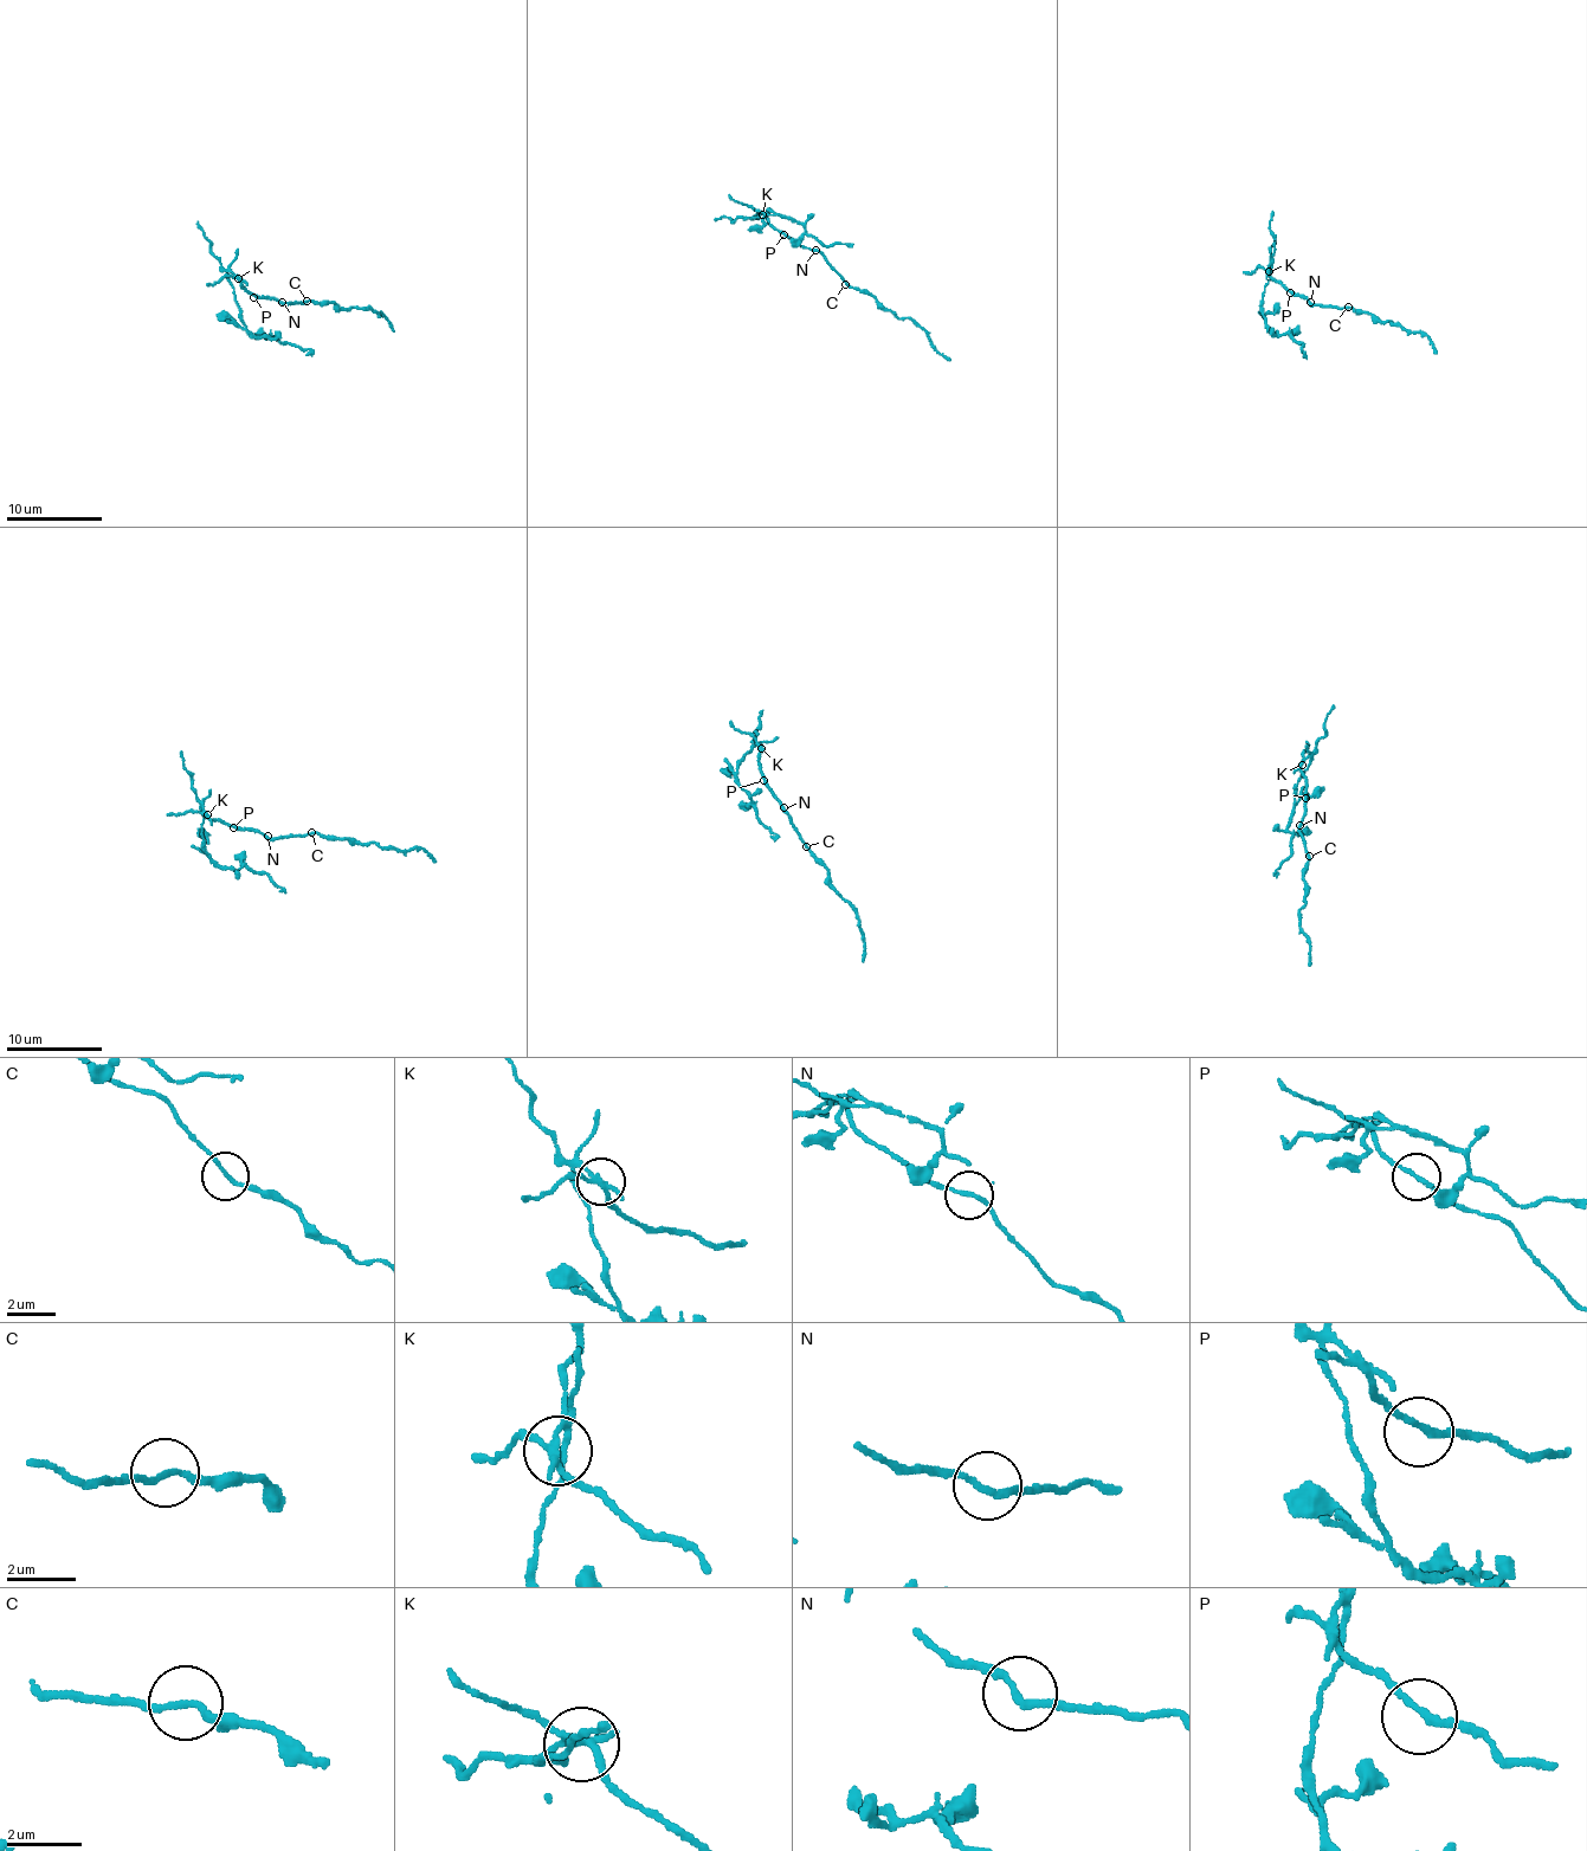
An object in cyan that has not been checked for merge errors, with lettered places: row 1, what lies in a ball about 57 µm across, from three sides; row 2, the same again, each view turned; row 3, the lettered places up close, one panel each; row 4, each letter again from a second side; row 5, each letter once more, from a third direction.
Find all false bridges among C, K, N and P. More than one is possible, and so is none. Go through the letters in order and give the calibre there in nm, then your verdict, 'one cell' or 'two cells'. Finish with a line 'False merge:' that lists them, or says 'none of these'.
C: calibre 150 nm; two cells
K: calibre 180 nm; two cells
N: calibre 170 nm; one cell
P: calibre 170 nm; one cell
False merge: C, K

